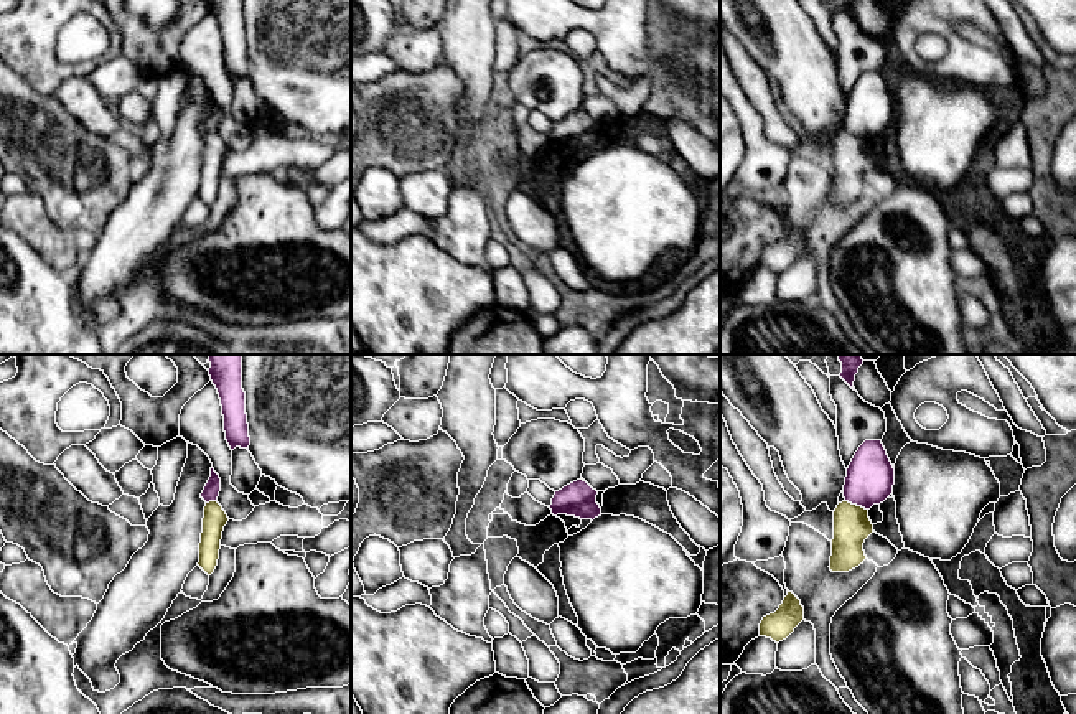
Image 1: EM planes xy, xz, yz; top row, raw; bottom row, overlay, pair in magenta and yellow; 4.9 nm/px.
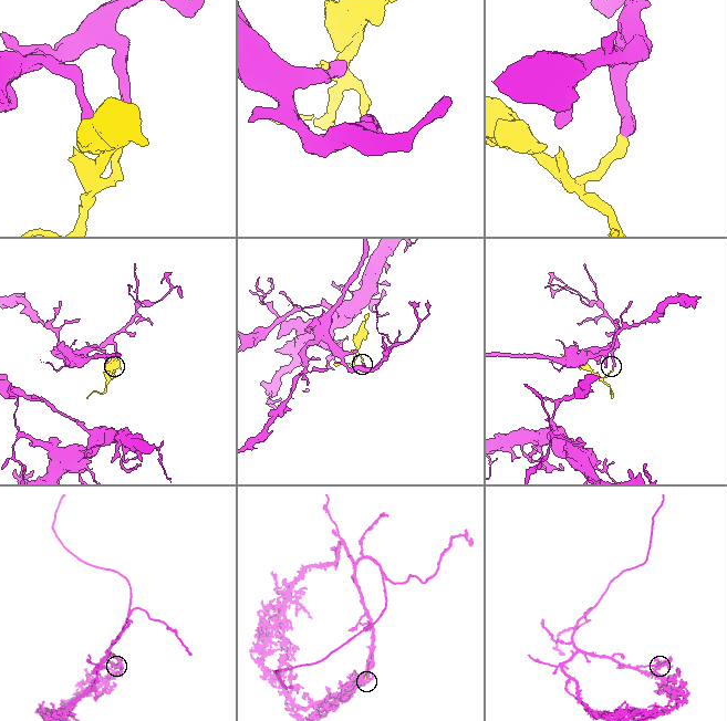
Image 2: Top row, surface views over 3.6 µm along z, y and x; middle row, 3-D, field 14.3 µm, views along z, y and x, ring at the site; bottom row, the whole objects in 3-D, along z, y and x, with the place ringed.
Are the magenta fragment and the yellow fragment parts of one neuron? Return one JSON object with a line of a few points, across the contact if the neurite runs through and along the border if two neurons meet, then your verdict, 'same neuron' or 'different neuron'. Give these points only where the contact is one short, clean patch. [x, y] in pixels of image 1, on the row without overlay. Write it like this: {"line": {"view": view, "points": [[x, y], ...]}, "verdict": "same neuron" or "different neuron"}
{"line": {"view": "yz", "points": [[844, 131], [867, 140]]}, "verdict": "different neuron"}

